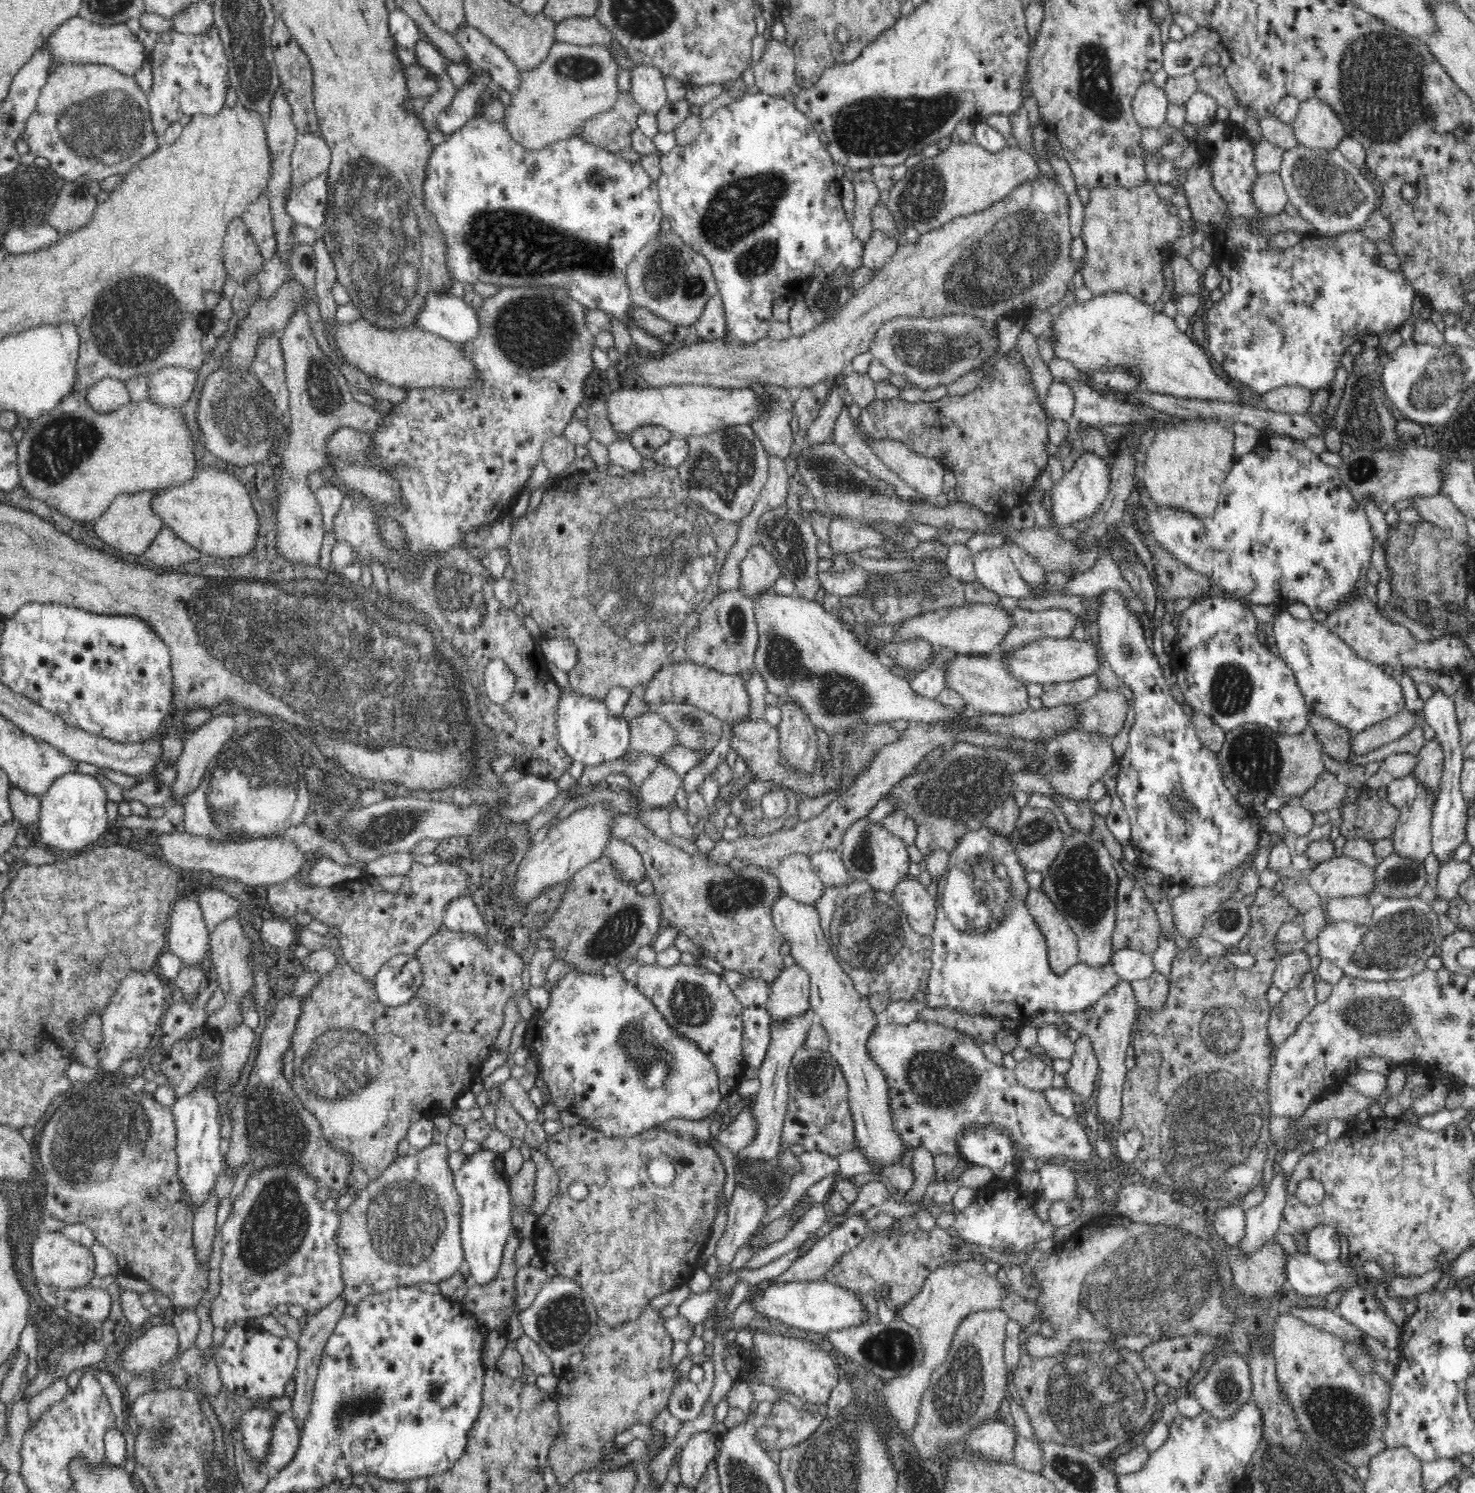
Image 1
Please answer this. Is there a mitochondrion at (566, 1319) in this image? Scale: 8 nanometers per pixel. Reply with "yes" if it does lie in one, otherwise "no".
yes

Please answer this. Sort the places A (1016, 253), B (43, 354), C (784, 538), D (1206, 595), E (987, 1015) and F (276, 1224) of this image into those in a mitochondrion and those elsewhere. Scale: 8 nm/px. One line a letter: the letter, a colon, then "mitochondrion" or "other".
A: mitochondrion
B: other
C: mitochondrion
D: other
E: other
F: mitochondrion

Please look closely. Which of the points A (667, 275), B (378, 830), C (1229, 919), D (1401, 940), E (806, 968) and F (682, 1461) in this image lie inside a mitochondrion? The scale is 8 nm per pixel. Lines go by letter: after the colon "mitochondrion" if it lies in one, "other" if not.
A: mitochondrion
B: mitochondrion
C: mitochondrion
D: mitochondrion
E: other
F: other

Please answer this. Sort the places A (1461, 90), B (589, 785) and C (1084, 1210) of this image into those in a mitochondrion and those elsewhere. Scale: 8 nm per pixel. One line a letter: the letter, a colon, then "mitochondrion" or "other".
A: other
B: other
C: other

